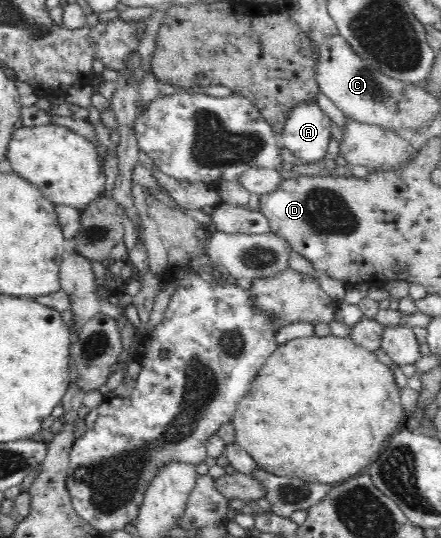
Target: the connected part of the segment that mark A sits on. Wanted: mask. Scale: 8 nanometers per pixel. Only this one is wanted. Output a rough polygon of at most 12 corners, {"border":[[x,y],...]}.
{"border":[[319,105],[292,110],[279,137],[304,165],[327,155],[331,119]]}

